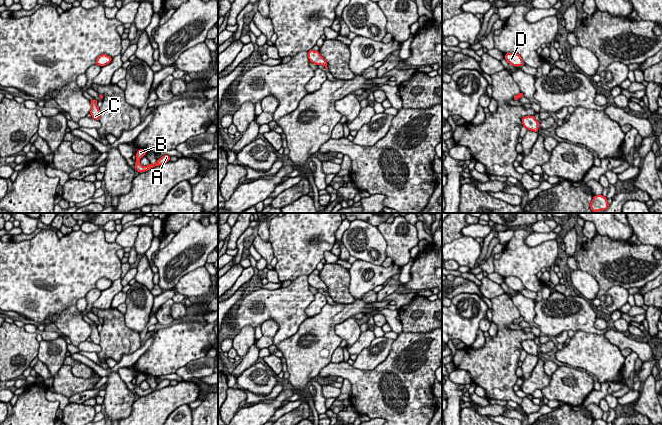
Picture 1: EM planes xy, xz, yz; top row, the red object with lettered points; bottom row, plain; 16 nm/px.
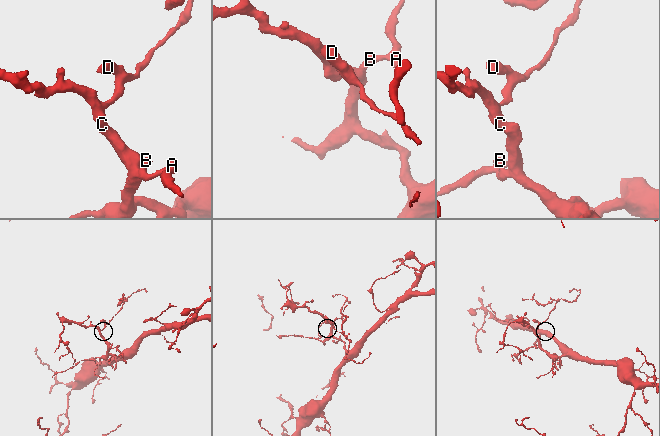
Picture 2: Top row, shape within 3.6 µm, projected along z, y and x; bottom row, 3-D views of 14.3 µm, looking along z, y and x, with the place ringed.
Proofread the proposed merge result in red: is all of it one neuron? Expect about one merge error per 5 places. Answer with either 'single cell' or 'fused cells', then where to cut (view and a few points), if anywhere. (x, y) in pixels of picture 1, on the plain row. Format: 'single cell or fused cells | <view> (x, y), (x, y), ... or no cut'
single cell | no cut

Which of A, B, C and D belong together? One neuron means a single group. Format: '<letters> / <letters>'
A B C D

